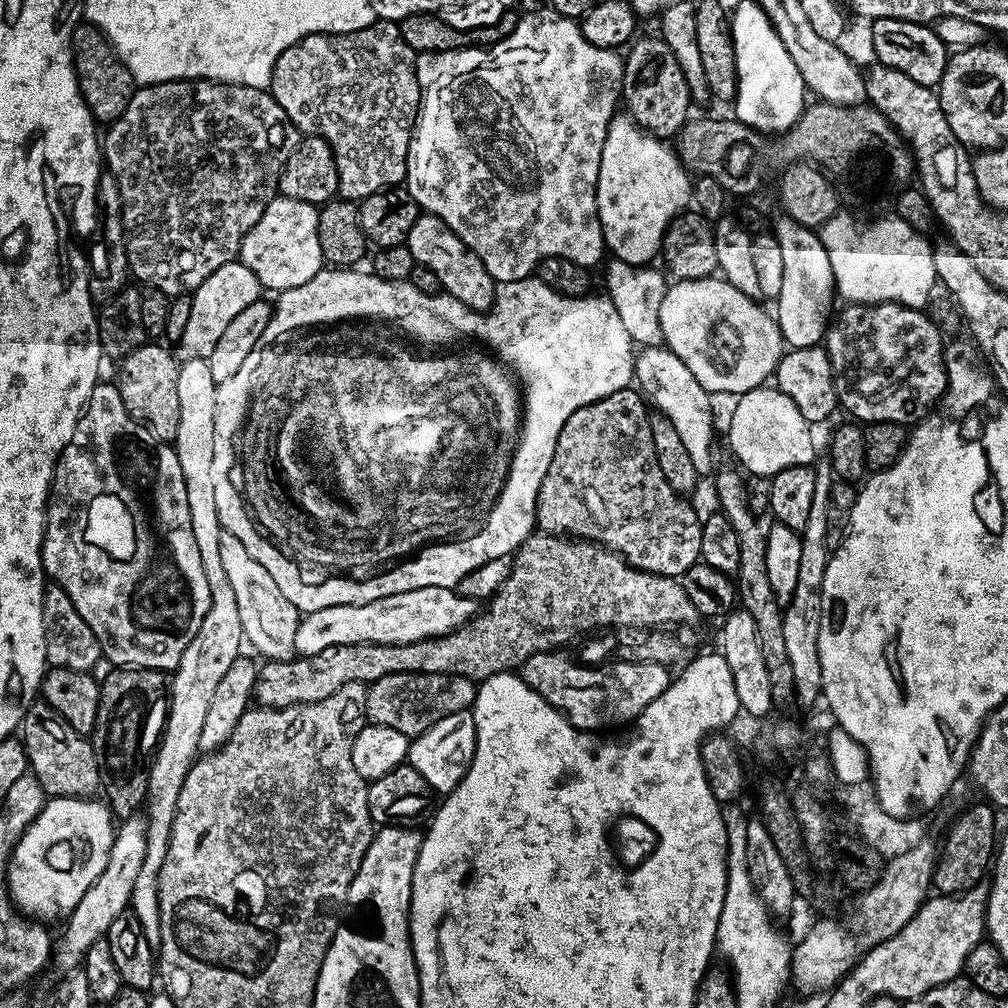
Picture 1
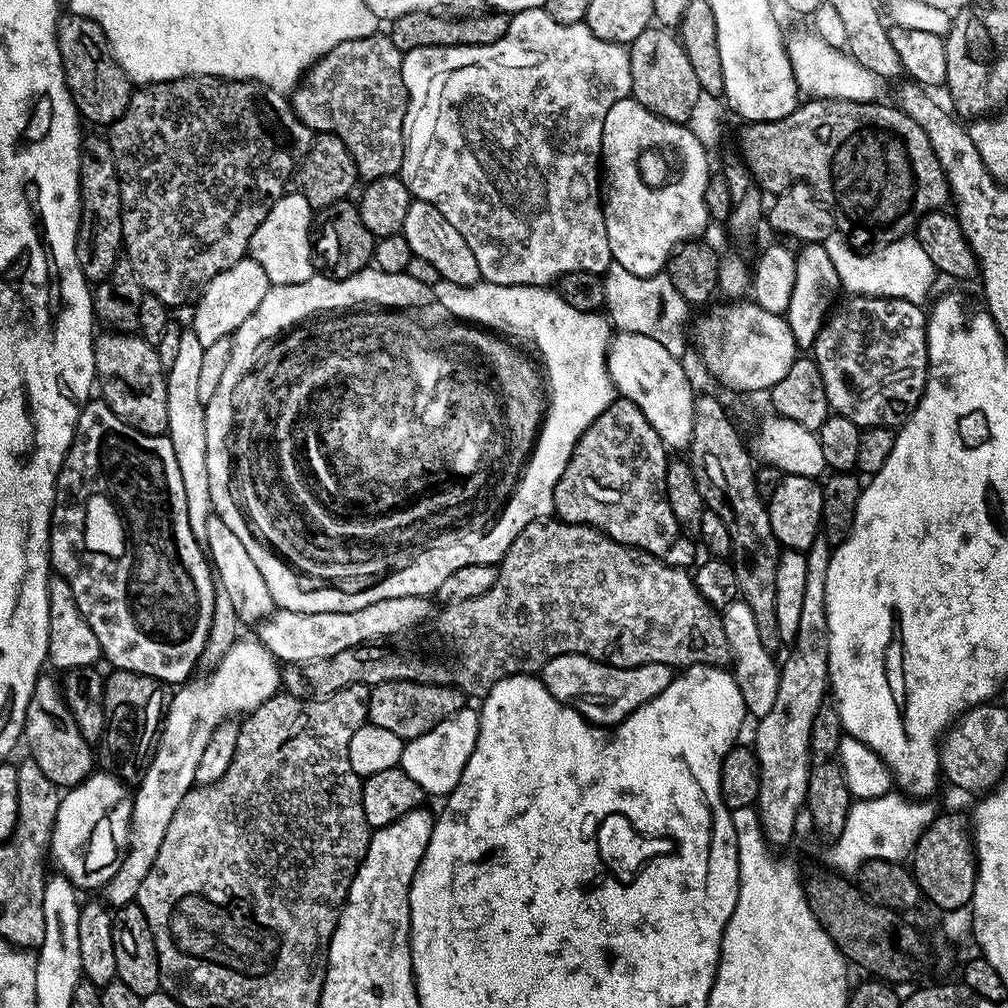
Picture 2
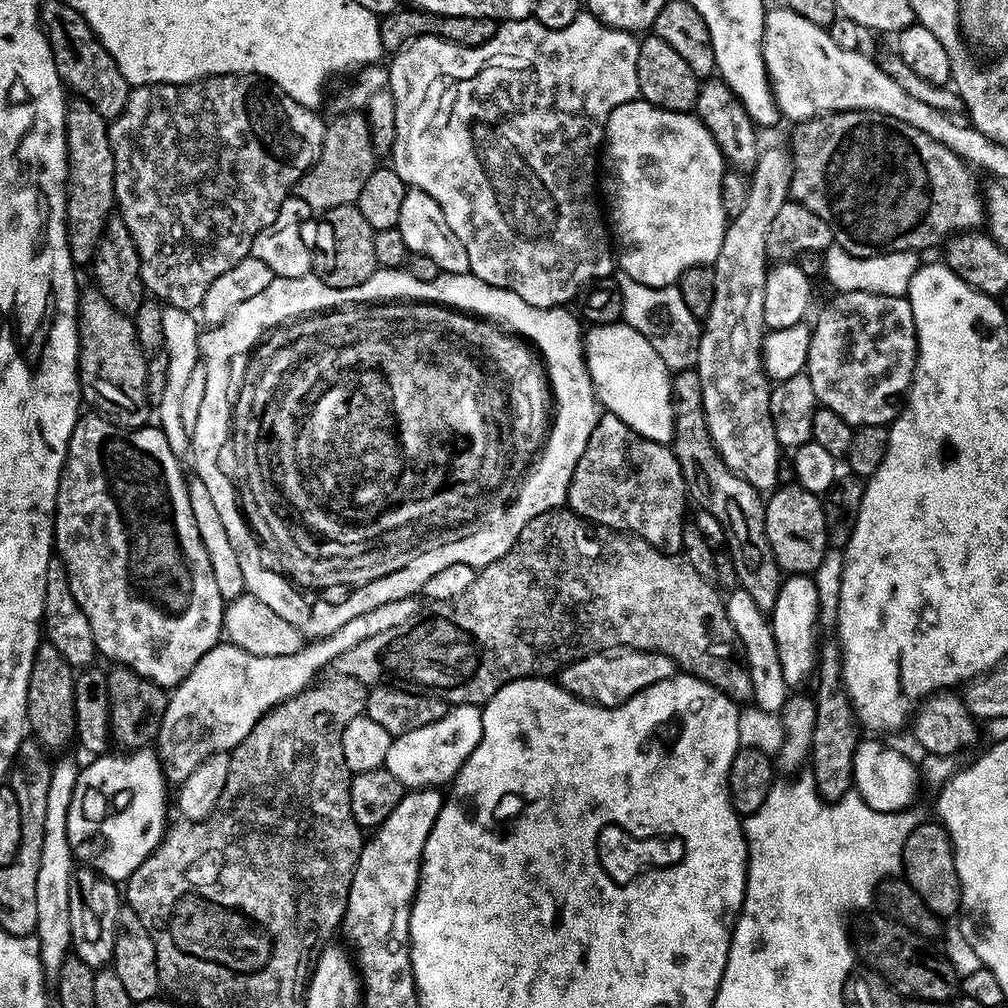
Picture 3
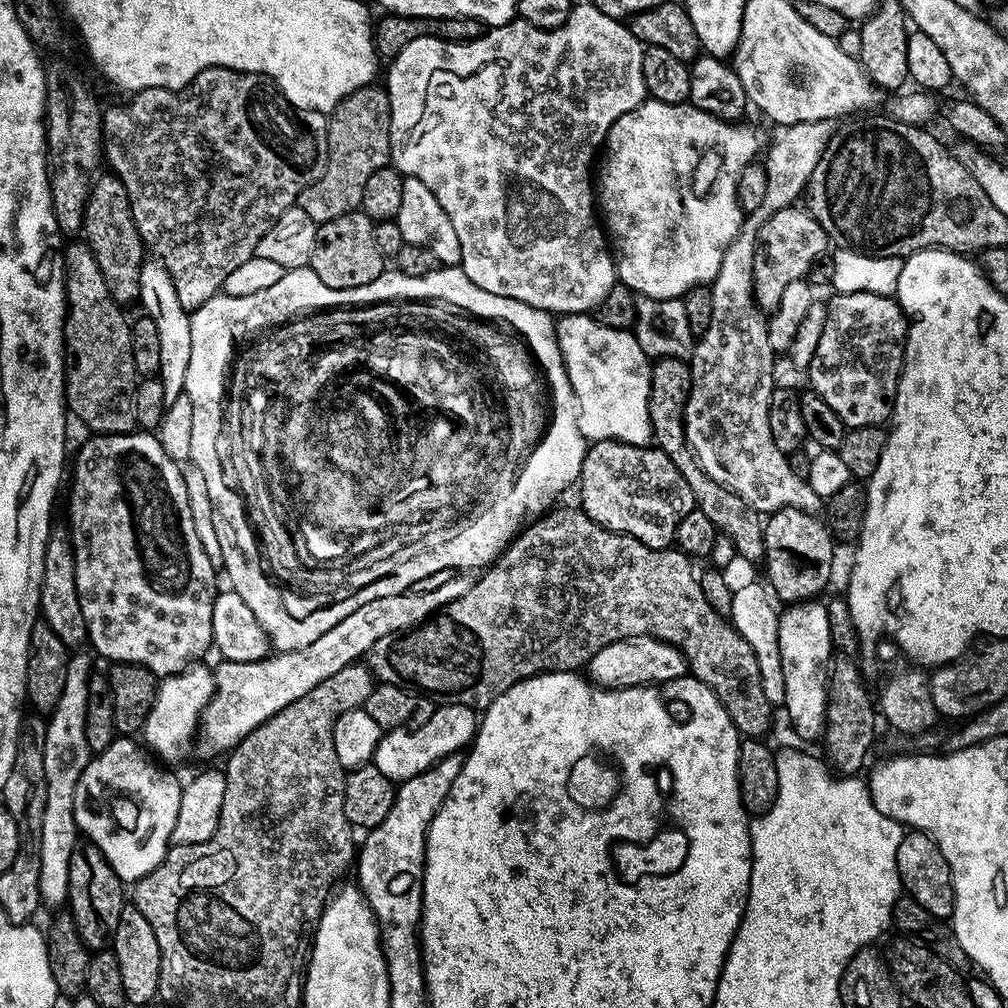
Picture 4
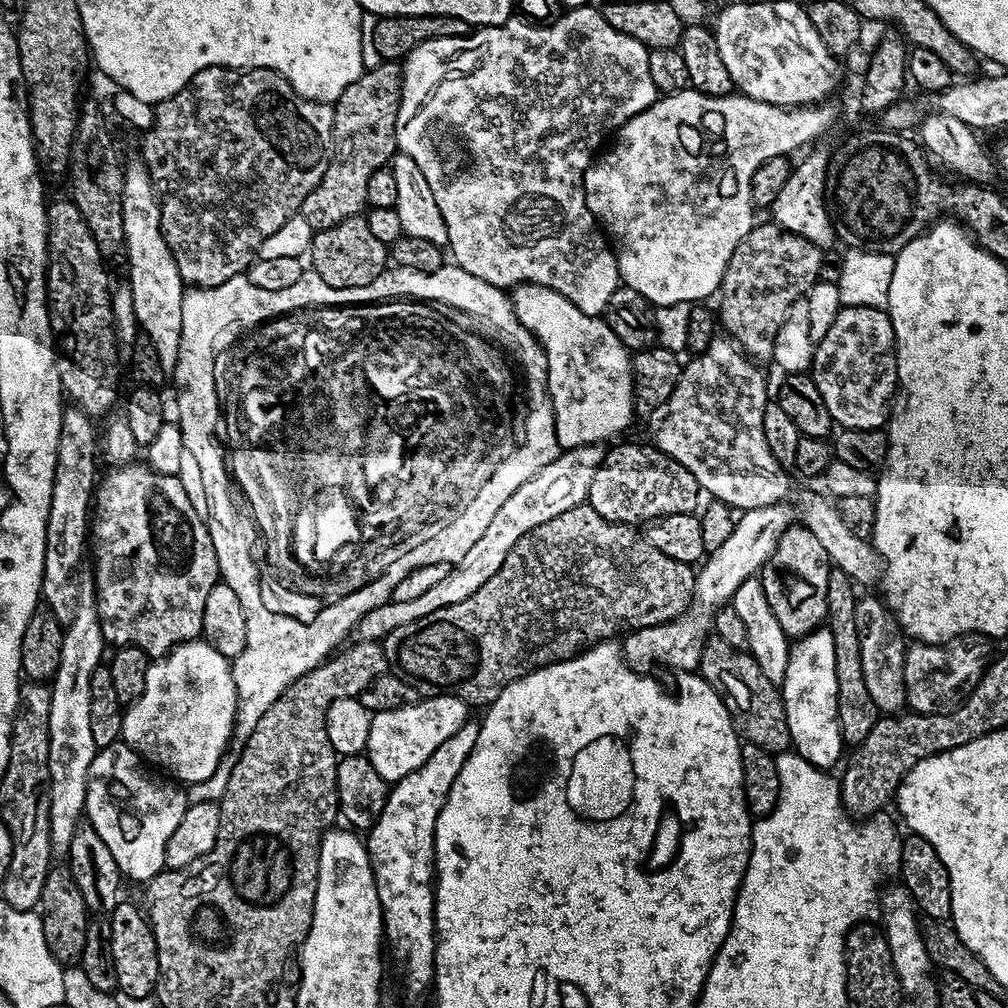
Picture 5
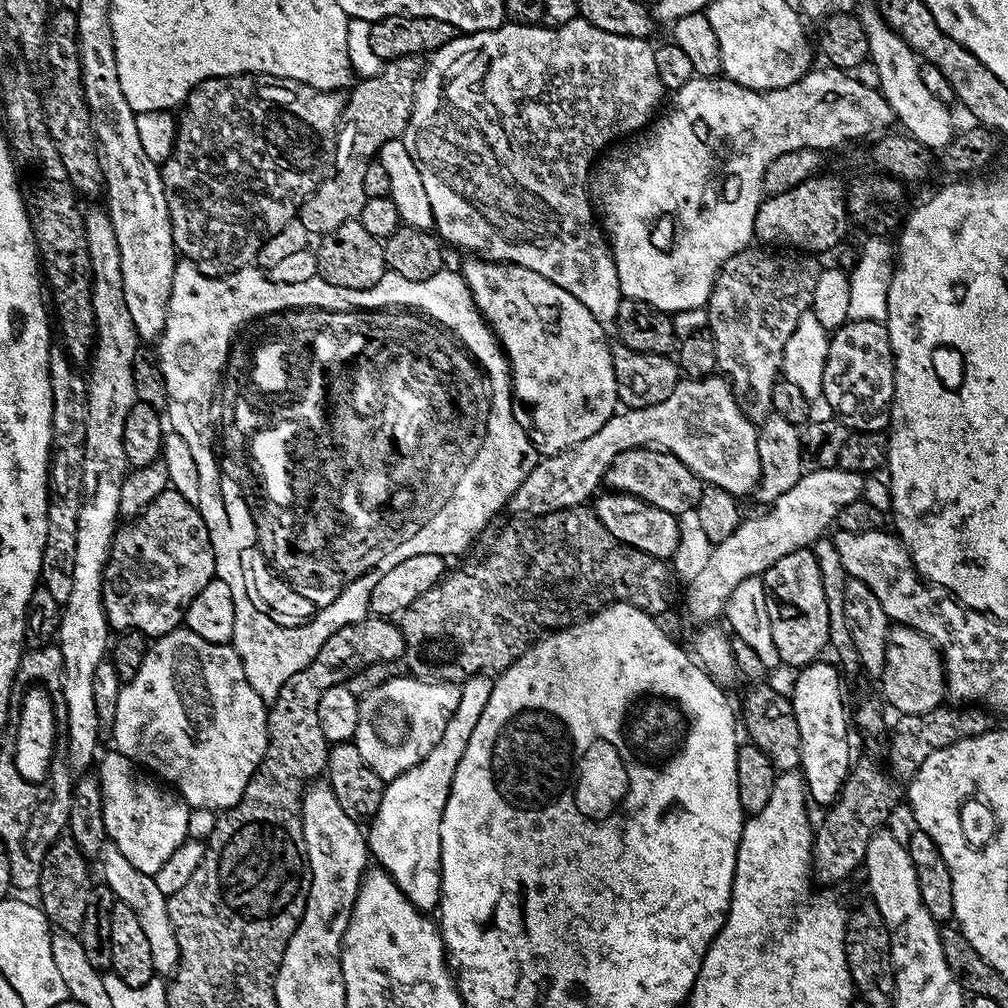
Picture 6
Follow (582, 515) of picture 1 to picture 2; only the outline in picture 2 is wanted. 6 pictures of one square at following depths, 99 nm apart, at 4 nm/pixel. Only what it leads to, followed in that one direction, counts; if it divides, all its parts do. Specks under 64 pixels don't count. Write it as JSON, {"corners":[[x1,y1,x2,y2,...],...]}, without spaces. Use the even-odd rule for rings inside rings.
{"corners":[[623,398,612,401,612,405,580,435,580,440,571,449,572,457,564,468,564,473,556,480,556,489,550,493,555,515,568,524,588,524,596,528,611,540,626,544,630,548,641,548,671,568,693,567,696,556,693,537,681,531,677,518,670,510,667,501,666,472,670,459,666,446,660,441,660,435,646,422,646,414,638,410,634,402]]}

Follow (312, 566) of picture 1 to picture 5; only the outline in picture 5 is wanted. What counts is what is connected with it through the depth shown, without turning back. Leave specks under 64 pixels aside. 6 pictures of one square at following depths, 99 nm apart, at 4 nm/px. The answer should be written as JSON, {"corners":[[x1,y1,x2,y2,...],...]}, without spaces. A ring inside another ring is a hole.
{"corners":[[445,264,438,270,434,270,434,278,448,278,452,280,452,292,446,288,446,292,442,288,434,288,434,294,444,294,444,302,436,302,436,310,432,308,432,300,418,300,418,298,404,298,406,294,400,294,400,307,396,304,388,304,388,313,380,317,381,313,370,305,356,308,313,308,313,306,336,306,338,304,354,304,357,302,365,302,369,297,378,297,382,294,400,293,400,292,416,292,420,295,420,286,424,284,424,280,420,280,420,272,406,270,405,268,395,268,389,266,380,274,374,282,364,287,342,287,336,288,323,282,316,271,311,268,305,269,293,285,286,286,281,290,258,290,258,286,254,286,254,282,248,280,247,275,241,274,230,278,226,282,222,282,222,286,214,286,213,288,189,287,185,291,182,298,182,338,178,342,178,354,174,358,176,369,171,369,170,376,176,379,176,412,180,415,178,425,181,430,182,442,184,443,184,451,190,453,198,462,198,467,203,476,210,474,210,492,213,497,222,498,223,502,252,502,252,506,230,506,223,507,222,511,234,514,236,524,248,524,246,528,240,528,240,534,234,532,234,536,230,532,208,532,210,538,214,542,214,550,218,558,218,566,223,583,229,584,234,590,234,594,238,594,238,598,242,602,242,610,246,618,246,646,242,650,242,654,238,654,231,661,232,677,234,678,234,686,236,687,236,698,238,701,238,711,236,713,237,725,251,726,258,722,258,718,262,718,262,714,266,714,266,710,270,710,270,706,274,706,274,702,283,694,288,687,298,678,302,678,312,668,323,664,337,651,340,636,344,636,347,632,351,633,355,629,359,620,370,610,374,610,380,604,386,604,392,599,392,591,394,586,398,586,398,582,402,582,402,578,406,578,414,570,418,570,422,566,430,566,432,563,448,563,457,564,462,558,466,558,466,550,470,550,470,546,474,546,474,542,478,542,478,538,482,538,486,526,490,526,494,514,498,514,498,510,502,506,502,502,506,502,506,498,510,498,510,494,514,494,514,490,518,490,518,486,522,486,522,482,526,482,524,476,524,456,516,456,516,450,520,452,528,440,528,432,536,430,539,424,526,426,521,417,512,407,518,404,518,376,512,373,512,368,508,365,508,360,491,344,488,340,483,340,476,332,467,332,460,324,445,316,452,316,456,312,456,308,476,316,480,320,485,320,498,335,504,336,509,332,512,336,520,336,520,365,523,371,532,371,536,376,536,380,548,380,548,359,544,352,544,348,537,343,532,333,524,330,520,324,520,319,516,316,516,311,512,308,511,301,508,299,507,293,498,287,494,287,490,283,482,282,481,279,474,278,472,274,466,273,455,264],[396,275,412,276,412,280,399,280],[292,306,304,306,304,316,292,316,292,320,280,320,280,324,268,324,268,328,264,328,264,332,256,332,256,336,252,336,252,340,244,340,244,344,240,344,240,348,236,348,236,356,232,356,232,372,228,372,228,389,227,393,221,397,216,389,216,359,218,354,215,347,223,348,224,344,232,340,236,336,237,329,241,325,249,324,251,321,260,320,261,317,268,316,269,313,280,312,281,309,292,308],[396,313,410,317,410,322,394,322],[364,324,370,324,370,333,368,336,364,334],[222,418,306,418,306,438,314,438,314,440,300,440,304,446,304,452,294,452,294,462,290,466,290,470,286,472,274,472,274,476,278,478,286,478,286,480,252,480,252,472,258,470,266,470,266,468,228,468,226,462,234,462,238,458,246,458,246,456,226,456,225,449,222,447,221,441,218,439,218,429,221,427],[348,510,350,510,350,518,352,518,352,536,348,536,348,548,364,554,364,562,366,568,372,572,372,577,364,585,352,585,348,588,340,586,336,582,336,578,324,570,320,564,316,564,316,546,320,546,320,526,322,522,338,522,338,526,342,526,342,532,348,528],[248,544,260,544,262,546,262,554,260,556,248,556,246,548],[260,592,294,592,296,596,310,596,314,606,318,608,320,618,311,624,298,624,296,620,290,622,286,618,274,616,270,614,258,600]]}

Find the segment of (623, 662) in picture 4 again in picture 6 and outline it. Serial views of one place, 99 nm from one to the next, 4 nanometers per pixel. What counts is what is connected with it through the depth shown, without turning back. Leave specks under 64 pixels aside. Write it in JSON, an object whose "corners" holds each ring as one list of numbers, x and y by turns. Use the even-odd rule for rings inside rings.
{"corners":[[840,467,814,470,813,472,805,472,800,477,800,481,790,490,786,490,786,494,782,494,782,498,778,498,761,516,752,516,741,519,739,526,732,534,722,543,715,545,711,549,712,553,704,560,704,565,697,570,692,576,692,581,688,584,688,593,684,596,684,604,688,607,688,612,694,619,699,622,712,622,724,611,724,603,730,598,730,594,734,594,738,582,746,582,746,578,751,576,760,576,767,568,774,566,774,562,778,562,778,558,782,558,786,554,790,554,799,548,811,548,817,540,825,535,824,532,829,527,835,525,838,510,842,510,842,506,850,506,850,502,861,499,864,493,865,477,847,472]]}

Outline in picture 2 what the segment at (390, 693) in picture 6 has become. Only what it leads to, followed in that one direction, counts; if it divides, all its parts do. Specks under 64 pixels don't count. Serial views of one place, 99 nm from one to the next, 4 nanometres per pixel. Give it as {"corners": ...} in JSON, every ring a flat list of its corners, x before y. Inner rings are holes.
{"corners":[[466,706,461,712,438,722,434,730,407,741,398,766,406,774,410,774,410,778,414,778,414,782,418,782,418,786,422,786,422,790,429,797,447,797,454,790,454,786,458,786,458,778,462,778,466,762,470,762,470,754,476,749,479,729,480,717,477,709]]}

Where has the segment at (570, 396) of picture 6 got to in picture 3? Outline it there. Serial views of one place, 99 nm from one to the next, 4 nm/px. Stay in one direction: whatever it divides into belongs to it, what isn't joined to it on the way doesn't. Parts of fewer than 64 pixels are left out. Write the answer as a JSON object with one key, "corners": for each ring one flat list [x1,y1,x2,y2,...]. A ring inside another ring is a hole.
{"corners":[[617,322,614,324,598,324,589,327,583,333,584,364,588,367,588,376,592,379,592,389,596,392,596,399,602,405,605,413,618,419,631,428,637,436,644,440,668,442,673,439,674,427,674,393,670,369,658,358,654,346,638,330,629,324]]}

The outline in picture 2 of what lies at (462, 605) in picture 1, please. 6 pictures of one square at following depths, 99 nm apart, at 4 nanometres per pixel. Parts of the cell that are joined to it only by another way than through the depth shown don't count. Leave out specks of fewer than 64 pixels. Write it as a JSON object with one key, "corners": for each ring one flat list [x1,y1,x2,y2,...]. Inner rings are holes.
{"corners":[[407,596,374,602,370,606,362,606,362,610,353,612,302,614,276,610,259,625,261,628,258,639,266,646,266,650,272,652,277,661,285,665,305,664,318,658,330,658,338,654,338,650,410,632,413,628,423,625,433,615,431,603,433,604,433,601,427,596]]}

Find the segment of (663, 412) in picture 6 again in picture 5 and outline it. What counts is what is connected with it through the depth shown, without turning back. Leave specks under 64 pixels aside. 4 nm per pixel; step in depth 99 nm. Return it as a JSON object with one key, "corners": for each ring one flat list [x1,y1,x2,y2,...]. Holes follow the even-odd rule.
{"corners":[[717,338,710,342,710,346,705,352,693,355,692,361,685,363,680,369,680,377,676,383,674,394,668,400,666,411,663,413,664,421,656,428,655,447,660,451,673,456,682,466,686,466,686,470,690,470,690,474,694,474,696,481,700,483,701,489,705,493,708,492,709,497,715,498,724,504,727,504,732,510,747,510,750,508,761,508,762,506,770,506,787,501,788,496,788,476,785,465,779,464,774,458,774,454,770,454,770,446,766,446,766,434,762,430,762,414,766,410,766,406,770,403,770,388,768,392,768,384,764,381,764,376,759,372,757,365,745,353,741,352,739,347,731,339],[583,444,577,448,561,451,554,462,550,462,542,471,534,474,534,478,522,482,522,486,518,486,518,490,514,490,514,494,510,494,510,498,502,502,498,514,494,514,482,538,478,538,478,542,474,542,474,546,466,550,466,558,452,565,450,574,447,574,442,582,430,586,426,594,410,602,391,599,388,603,380,604,374,610,370,610,357,623,354,629,355,635,358,634,360,640,380,642,391,632,398,630,398,626,410,626,410,622,426,618,426,614,434,614,434,610,442,610,446,606,454,606,454,602,470,598,474,590,486,586,486,582,490,582,490,578,498,574,502,562,506,562,506,554,514,550,518,538,542,526,542,522,550,522,550,518,558,518,558,514,566,514,566,510,587,501,590,482,594,482,594,470,598,470,604,454,605,449,600,444]]}

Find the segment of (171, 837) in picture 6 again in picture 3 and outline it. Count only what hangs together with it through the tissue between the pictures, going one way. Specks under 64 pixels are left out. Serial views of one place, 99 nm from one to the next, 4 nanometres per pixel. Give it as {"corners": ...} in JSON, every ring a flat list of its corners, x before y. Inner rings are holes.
{"corners":[[151,747,116,754,120,756,112,755,105,754,89,759,89,764,80,768,80,777,76,779,70,802,68,841,77,861,94,862,94,867,101,876,113,882,124,882,134,874,134,870,138,870,138,866,142,866,142,862,146,862,146,858,164,839,164,819,168,816,168,804,170,808,170,784,165,777,159,755]]}

